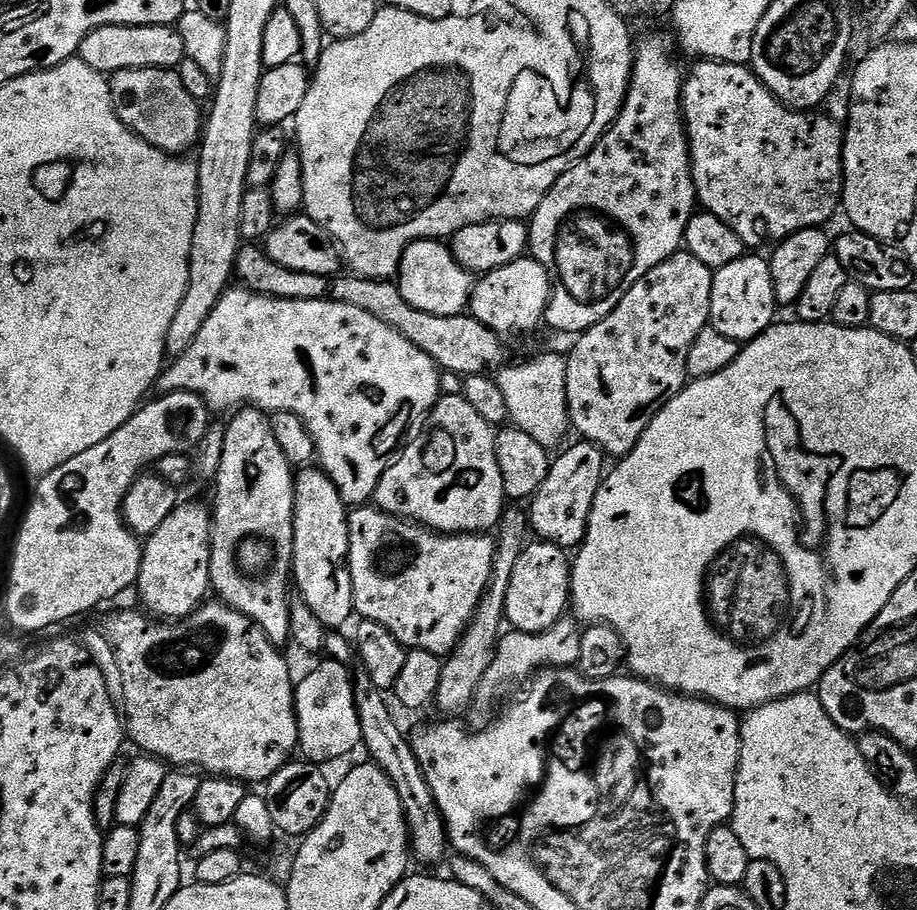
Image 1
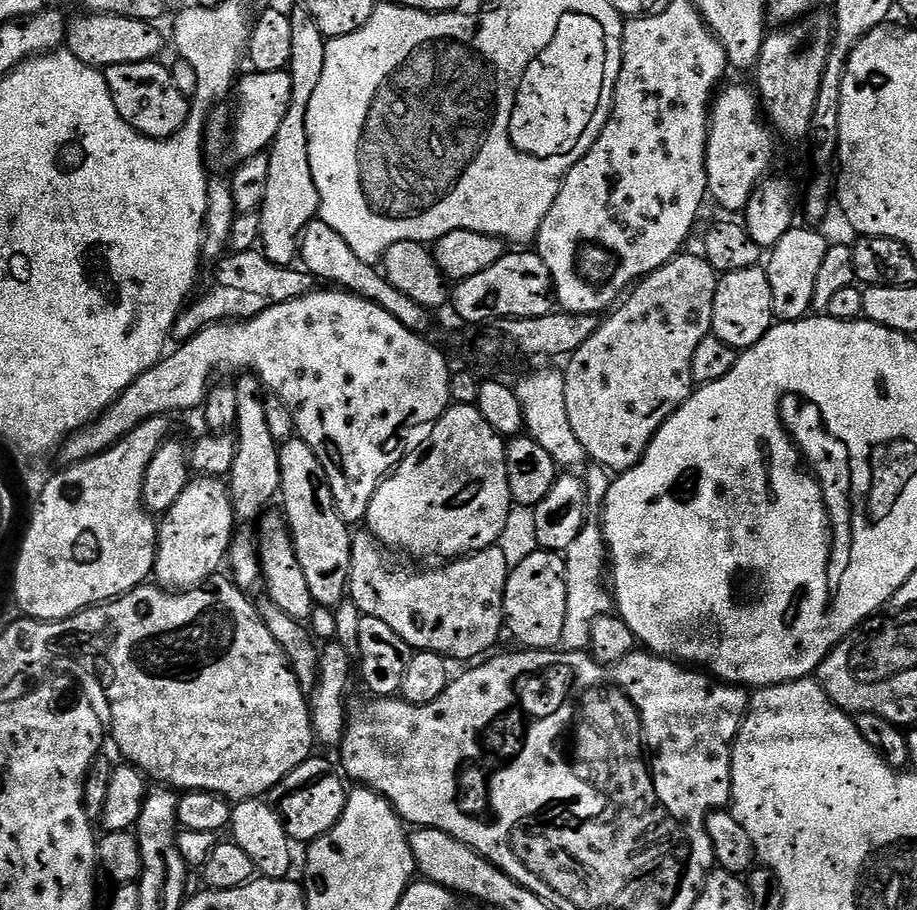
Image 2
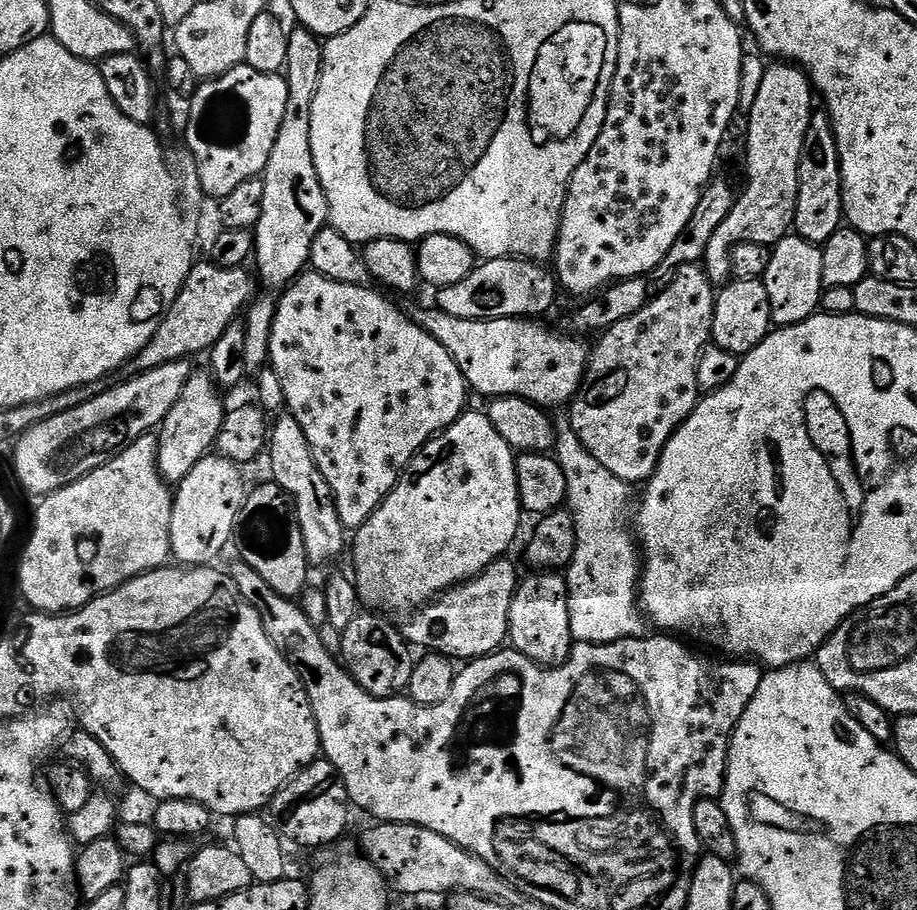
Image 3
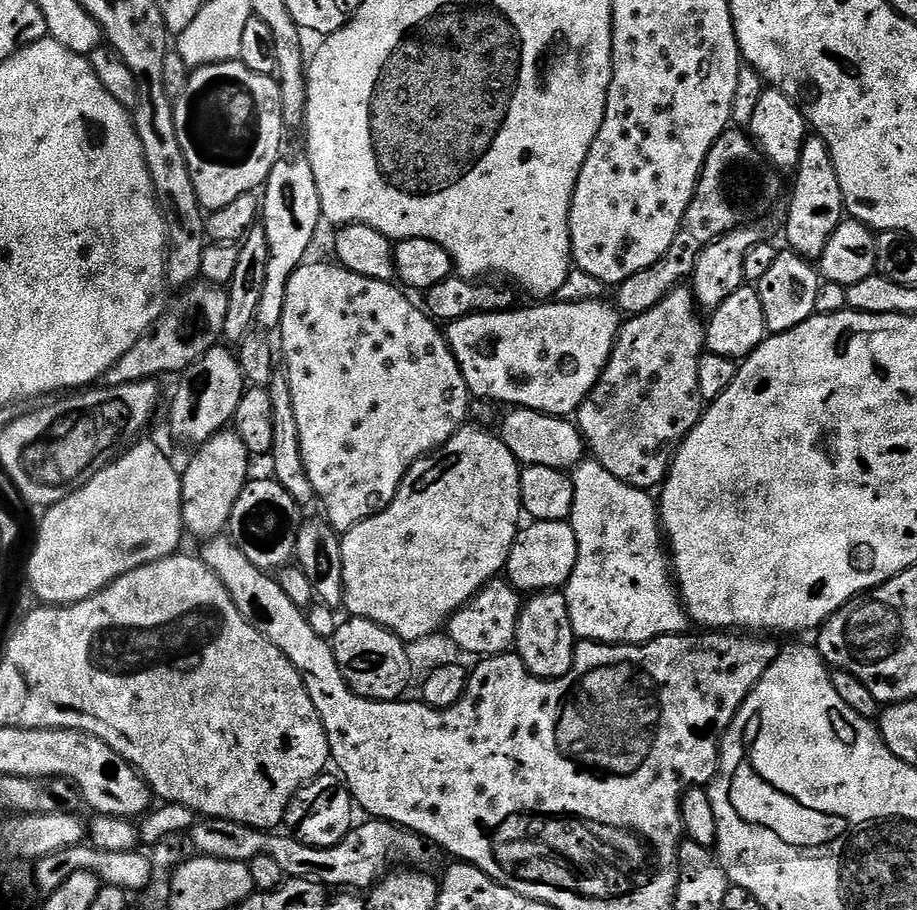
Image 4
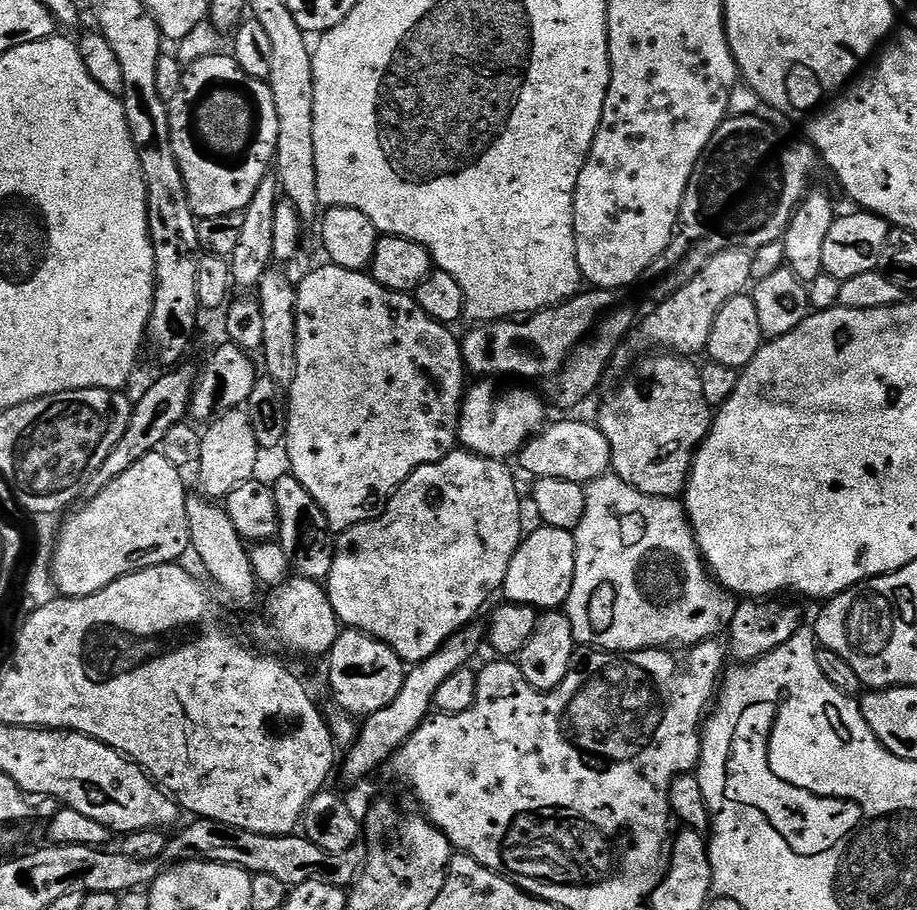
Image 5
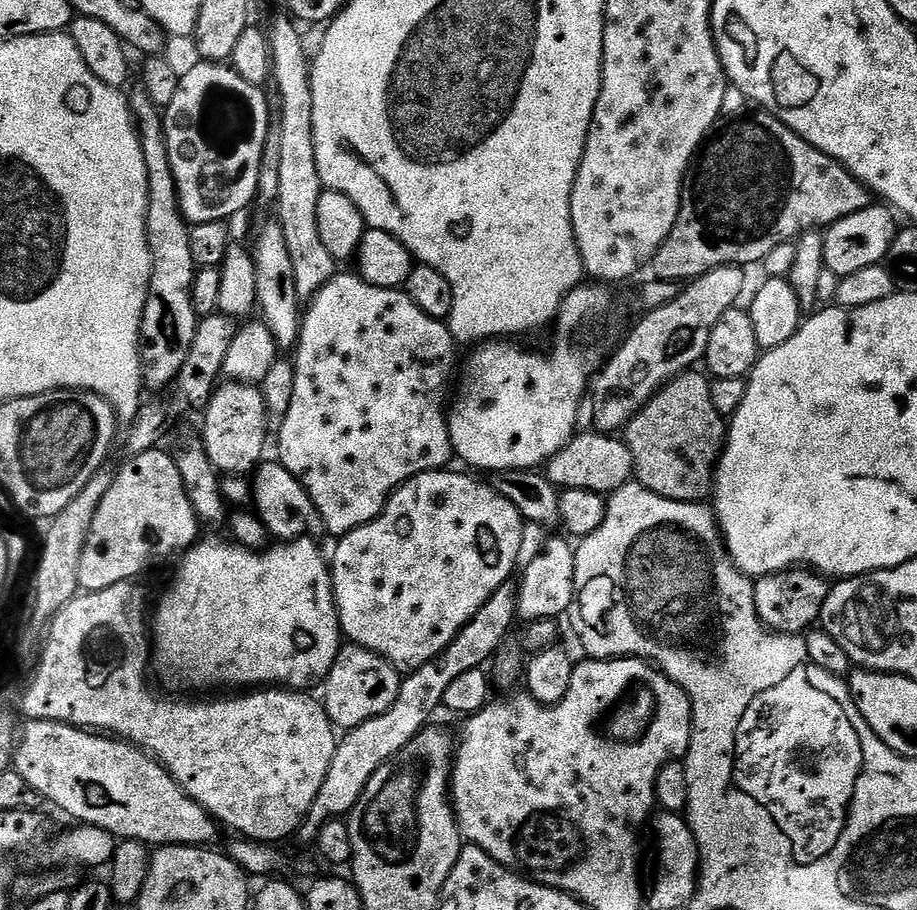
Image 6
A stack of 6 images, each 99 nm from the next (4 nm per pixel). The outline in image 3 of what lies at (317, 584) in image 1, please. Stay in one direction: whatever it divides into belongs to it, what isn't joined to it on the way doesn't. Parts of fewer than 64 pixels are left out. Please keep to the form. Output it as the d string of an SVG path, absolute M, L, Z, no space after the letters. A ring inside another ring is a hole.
M285 410L275 417L268 434L268 446L266 449L266 461L272 467L271 479L292 499L292 505L296 507L296 517L298 526L302 526L302 542L306 546L309 565L313 569L320 568L323 564L328 564L331 560L336 560L340 556L340 551L345 551L346 540L344 536L346 529L338 518L336 503L332 497L330 486L326 478L322 478L322 470L318 470L318 462L314 462L314 454L310 450L310 442L306 442L306 430L298 426L298 422L292 417L292 413Z

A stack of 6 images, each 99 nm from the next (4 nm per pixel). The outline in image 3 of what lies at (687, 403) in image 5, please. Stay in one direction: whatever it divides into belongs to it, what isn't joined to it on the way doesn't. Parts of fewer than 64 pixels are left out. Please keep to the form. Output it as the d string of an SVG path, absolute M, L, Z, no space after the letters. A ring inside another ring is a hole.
M700 264L682 266L661 288L664 289L661 292L659 289L649 299L645 308L638 310L638 314L630 314L630 318L622 318L622 322L618 322L618 326L608 329L597 339L600 341L597 342L596 348L594 344L591 349L588 357L588 369L584 372L584 382L581 384L579 392L570 401L570 409L572 408L570 423L572 429L576 431L576 437L582 442L582 446L586 446L586 450L590 454L594 454L594 458L598 458L598 462L602 462L602 466L606 466L606 470L610 470L610 474L614 474L620 480L625 480L629 486L643 485L652 477L666 442L670 442L672 435L684 425L686 418L690 418L690 414L695 410L696 405L700 403L702 394L698 390L698 358L702 354L704 347L712 339L712 323L714 322L717 289L712 281L709 280L708 273L704 271L703 267Z

